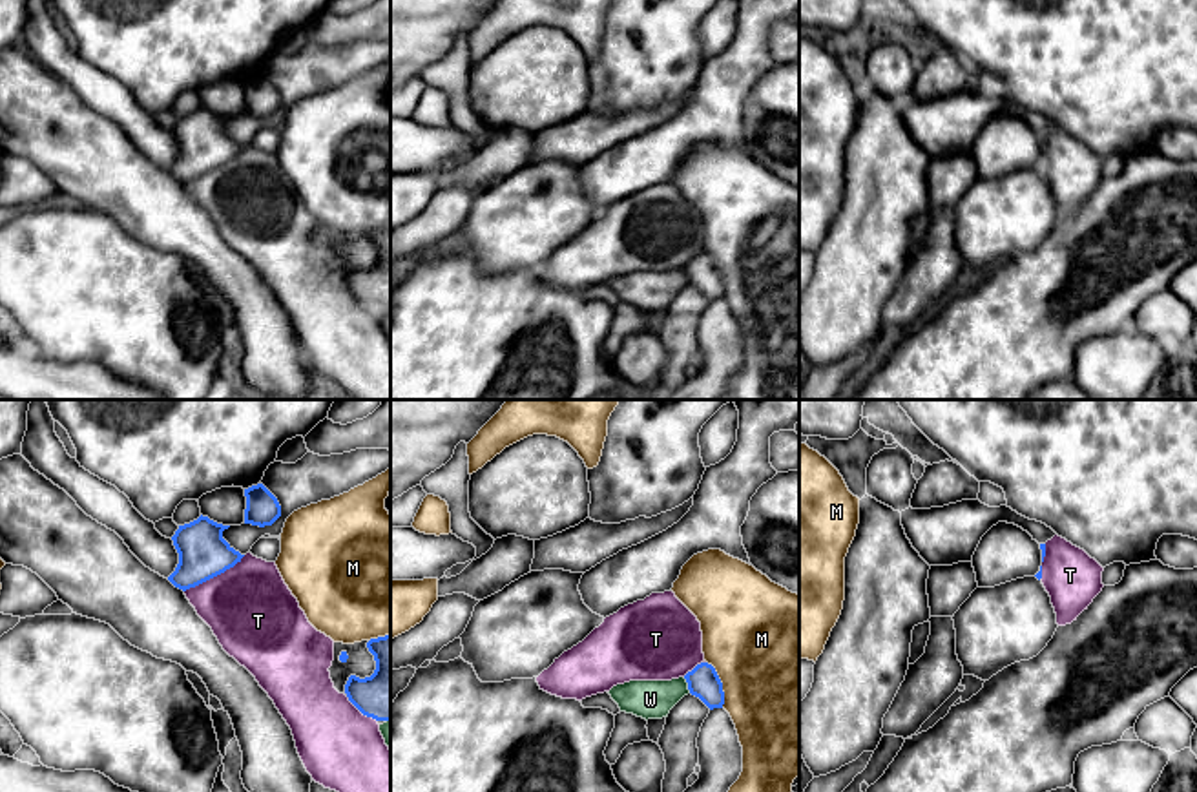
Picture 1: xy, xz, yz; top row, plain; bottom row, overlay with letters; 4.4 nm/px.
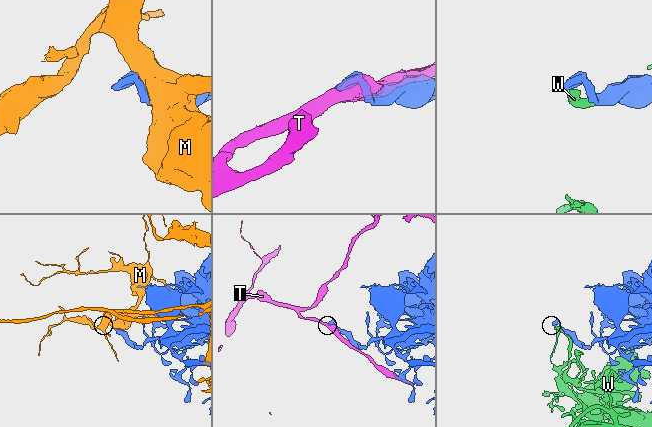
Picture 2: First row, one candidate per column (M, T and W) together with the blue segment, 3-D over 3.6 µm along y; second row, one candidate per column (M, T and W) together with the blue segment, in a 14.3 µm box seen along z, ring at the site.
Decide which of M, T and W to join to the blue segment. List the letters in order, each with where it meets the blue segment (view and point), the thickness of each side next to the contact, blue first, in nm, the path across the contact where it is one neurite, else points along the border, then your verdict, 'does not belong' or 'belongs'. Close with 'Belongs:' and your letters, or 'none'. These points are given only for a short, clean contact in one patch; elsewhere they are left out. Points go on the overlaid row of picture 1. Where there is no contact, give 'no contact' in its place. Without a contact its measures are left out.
M: meets blue in xz at (721, 685); 140 nm thick on the blue side, 500 nm on the other; does not belong
T: meets blue in xy at (214, 575); 220 nm thick on the blue side, 380 nm on the other; does not belong
W: meets blue in xz at (688, 685); 140 nm thick on the blue side, 180 nm on the other; does not belong
Belongs: none

